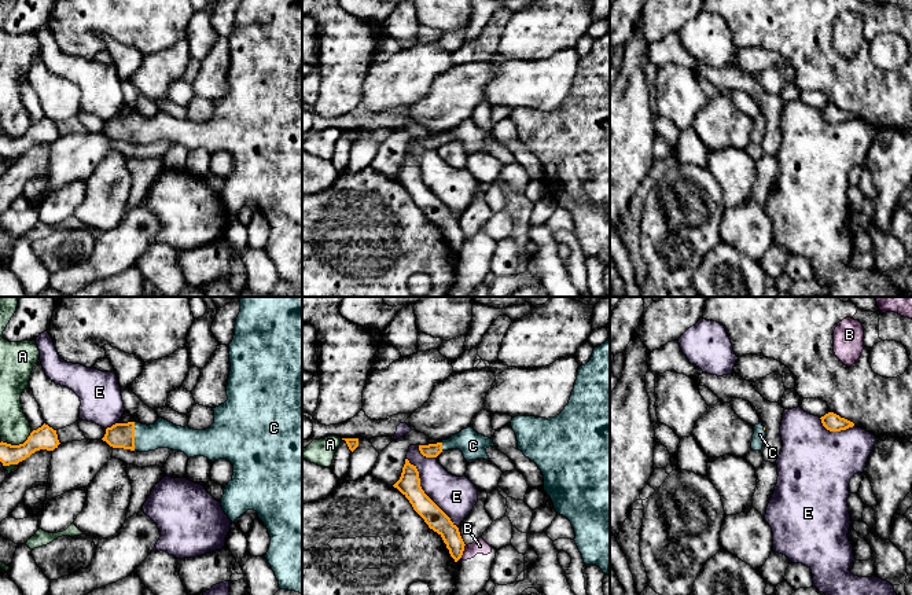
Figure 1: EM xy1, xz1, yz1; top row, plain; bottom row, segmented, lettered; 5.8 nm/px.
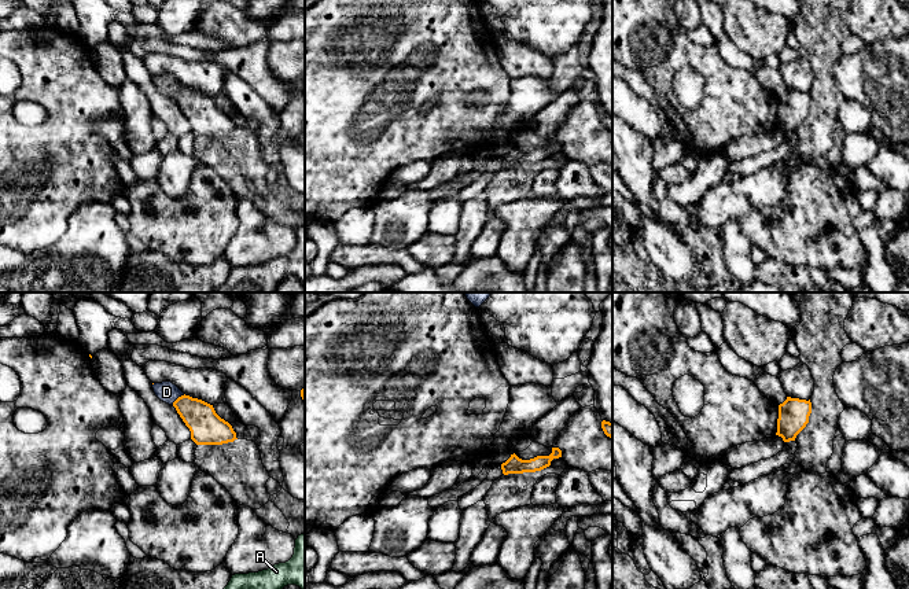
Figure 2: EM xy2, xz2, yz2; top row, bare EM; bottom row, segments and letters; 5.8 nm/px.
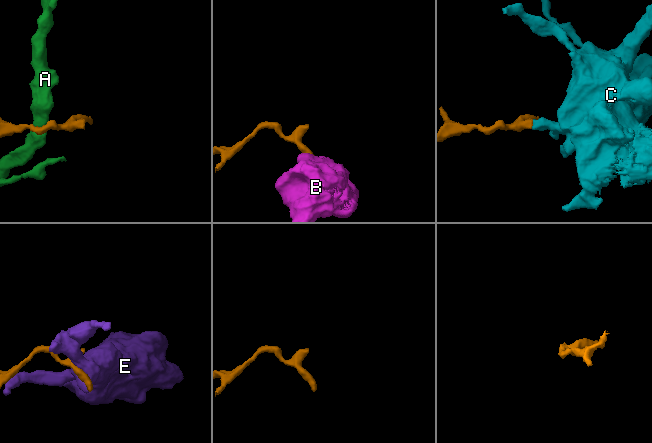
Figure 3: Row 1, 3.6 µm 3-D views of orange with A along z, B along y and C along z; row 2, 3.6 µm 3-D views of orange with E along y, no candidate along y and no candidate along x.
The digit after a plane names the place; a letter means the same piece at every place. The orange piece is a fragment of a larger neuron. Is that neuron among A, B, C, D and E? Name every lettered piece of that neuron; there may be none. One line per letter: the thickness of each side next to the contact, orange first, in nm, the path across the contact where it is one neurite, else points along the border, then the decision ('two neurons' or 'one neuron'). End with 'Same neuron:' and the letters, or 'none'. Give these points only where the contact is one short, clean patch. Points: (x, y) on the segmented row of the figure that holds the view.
A: 140/180 nm | along xy1 (32, 432), (18, 444), (2, 441) | two neurons
B: 120/90 nm | along xz1 (464, 544), (460, 557) | two neurons
C: 140/160 nm | one neuron
D: 200/120 nm | along xy2 (184, 394), (172, 404) | two neurons
E: 130/240 nm | two neurons
Same neuron: C

